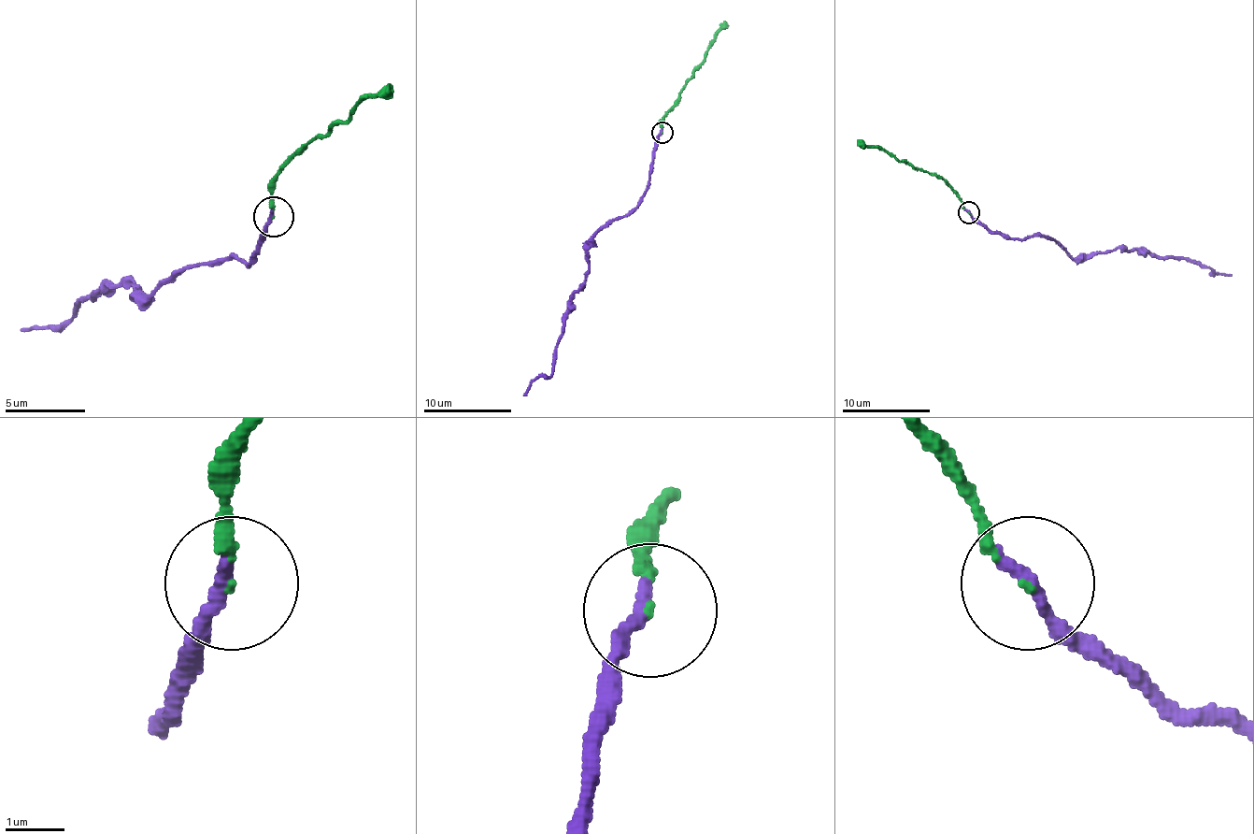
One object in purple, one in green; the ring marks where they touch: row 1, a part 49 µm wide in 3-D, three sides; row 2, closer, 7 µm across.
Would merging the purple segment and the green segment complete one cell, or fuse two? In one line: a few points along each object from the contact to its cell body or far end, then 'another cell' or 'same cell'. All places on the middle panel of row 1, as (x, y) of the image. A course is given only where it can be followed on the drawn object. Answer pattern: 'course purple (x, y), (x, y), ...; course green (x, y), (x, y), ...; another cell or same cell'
course purple (662, 132), (642, 200), (593, 237), (584, 284), (571, 299), (556, 348), (553, 372), (538, 377), (522, 395); course green (662, 132), (662, 119), (676, 103), (692, 70), (714, 41), (714, 33), (725, 21); same cell

